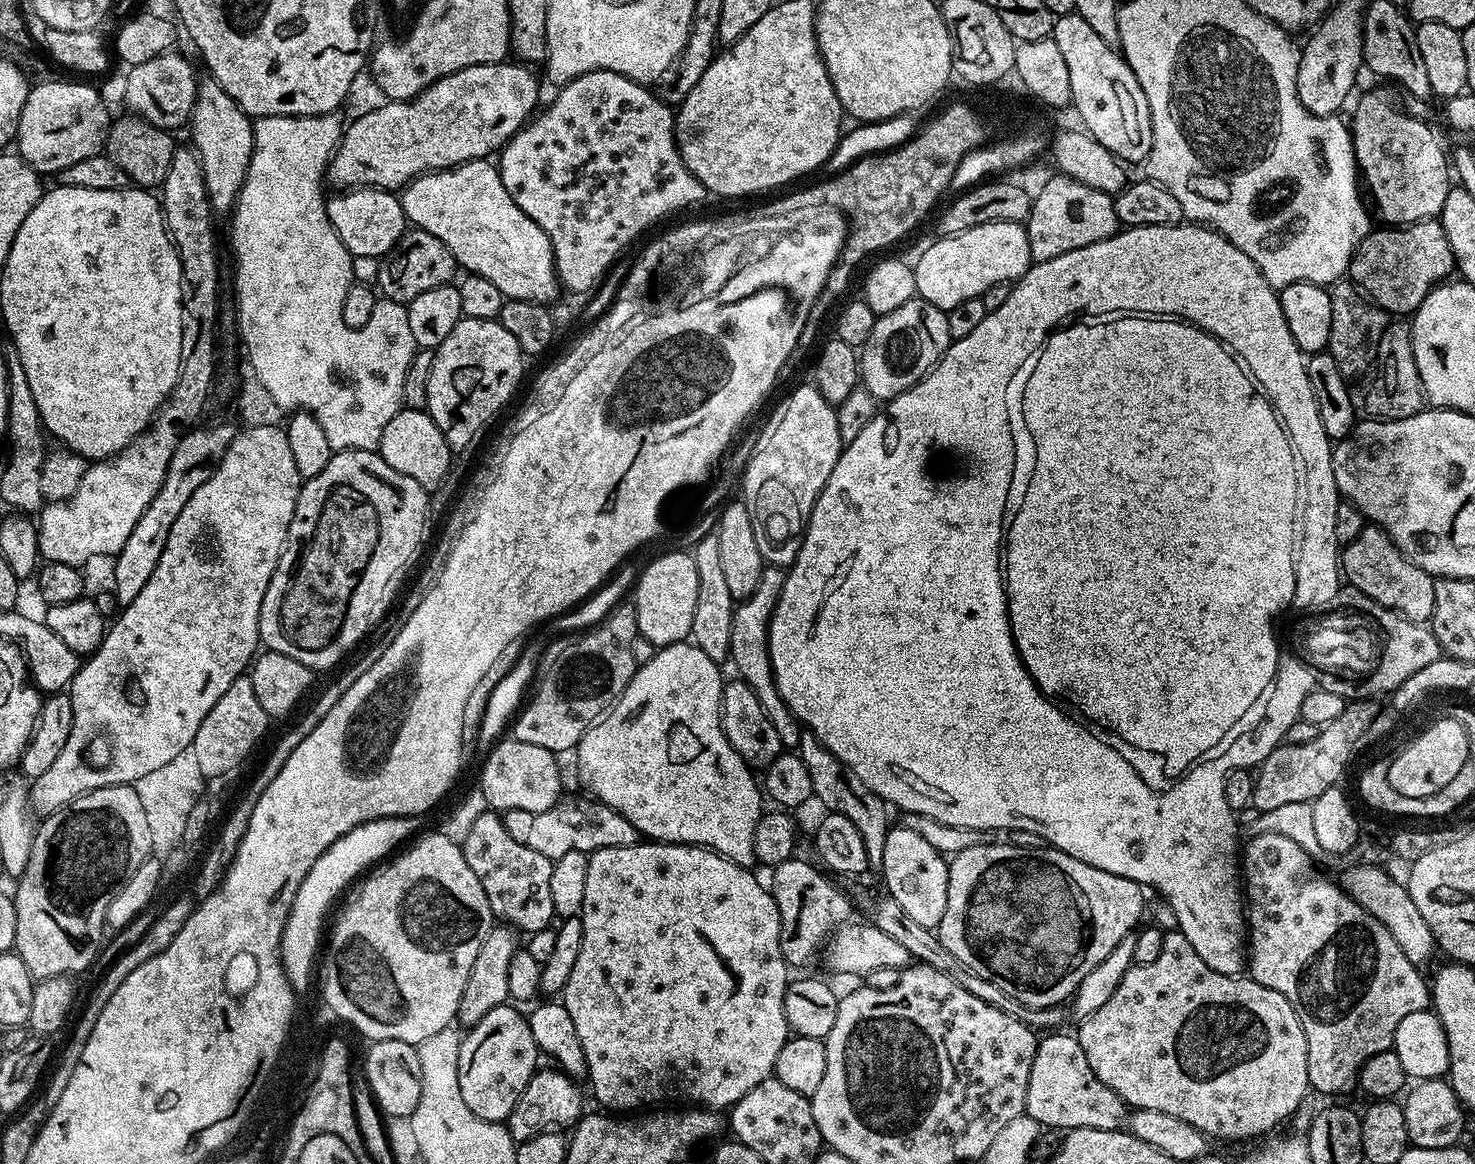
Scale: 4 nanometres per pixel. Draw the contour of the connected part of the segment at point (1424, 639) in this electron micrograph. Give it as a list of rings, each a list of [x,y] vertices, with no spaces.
[[[1345,583],[1341,587],[1335,603],[1337,605],[1345,604],[1343,606],[1345,609],[1359,613],[1361,616],[1367,616],[1369,619],[1381,615],[1381,623],[1385,623],[1385,628],[1388,629],[1388,638],[1385,640],[1383,651],[1379,653],[1374,669],[1363,678],[1352,679],[1356,681],[1343,680],[1344,676],[1335,671],[1324,670],[1319,673],[1319,688],[1338,694],[1345,702],[1368,702],[1373,699],[1371,696],[1376,696],[1379,692],[1391,694],[1396,691],[1398,686],[1402,686],[1402,682],[1406,682],[1406,678],[1410,678],[1410,674],[1414,674],[1414,670],[1422,670],[1422,666],[1430,666],[1430,662],[1434,662],[1442,654],[1438,638],[1432,633],[1431,627],[1415,624],[1407,620],[1405,616],[1399,616],[1388,608],[1378,606],[1378,602],[1374,602],[1374,598],[1366,598],[1366,594],[1362,594],[1362,590],[1358,590],[1352,584]]]

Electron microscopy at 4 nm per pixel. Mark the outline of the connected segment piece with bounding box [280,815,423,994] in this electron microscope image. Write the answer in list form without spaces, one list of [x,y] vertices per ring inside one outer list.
[[[388,816],[386,819],[371,820],[362,823],[354,830],[348,831],[337,842],[334,842],[319,856],[318,861],[306,874],[298,888],[294,902],[291,904],[283,938],[280,943],[280,959],[283,970],[291,988],[297,994],[304,994],[314,982],[314,973],[318,955],[322,946],[326,914],[334,900],[353,880],[359,879],[370,867],[389,857],[400,842],[412,835],[422,826],[423,817],[419,816]]]

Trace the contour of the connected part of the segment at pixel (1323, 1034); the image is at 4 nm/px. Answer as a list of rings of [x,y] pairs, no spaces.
[[[1258,833],[1251,837],[1252,841],[1242,848],[1242,892],[1246,897],[1246,928],[1250,933],[1250,976],[1251,979],[1257,980],[1262,986],[1266,986],[1270,990],[1278,990],[1278,994],[1282,994],[1282,998],[1286,998],[1290,1002],[1290,1006],[1294,1006],[1294,1010],[1298,1014],[1298,1022],[1302,1022],[1302,1030],[1306,1038],[1306,1054],[1308,1055],[1308,1083],[1313,1089],[1316,1088],[1320,1092],[1344,1092],[1348,1087],[1357,1083],[1360,1075],[1360,1068],[1370,1058],[1374,1058],[1374,1054],[1382,1054],[1389,1051],[1396,1043],[1396,1031],[1398,1030],[1398,1022],[1402,1022],[1402,1018],[1406,1018],[1409,1014],[1418,1014],[1425,1011],[1430,1004],[1430,984],[1419,967],[1410,962],[1410,958],[1406,958],[1406,954],[1402,954],[1402,949],[1398,946],[1398,942],[1394,942],[1394,938],[1390,938],[1390,930],[1386,930],[1386,926],[1382,926],[1382,922],[1378,922],[1378,918],[1374,918],[1370,914],[1366,914],[1366,910],[1362,910],[1362,906],[1358,906],[1358,902],[1354,902],[1349,898],[1348,893],[1340,887],[1335,879],[1327,880],[1324,876],[1316,873],[1313,857],[1309,856],[1306,850],[1282,834],[1274,833]]]

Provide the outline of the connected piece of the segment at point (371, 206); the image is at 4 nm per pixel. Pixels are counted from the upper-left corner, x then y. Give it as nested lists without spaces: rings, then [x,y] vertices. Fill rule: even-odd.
[[[361,186],[340,190],[335,194],[337,196],[329,195],[326,200],[328,217],[338,238],[342,238],[346,250],[353,258],[360,256],[383,258],[404,237],[409,222],[404,217],[400,197],[395,191]]]

